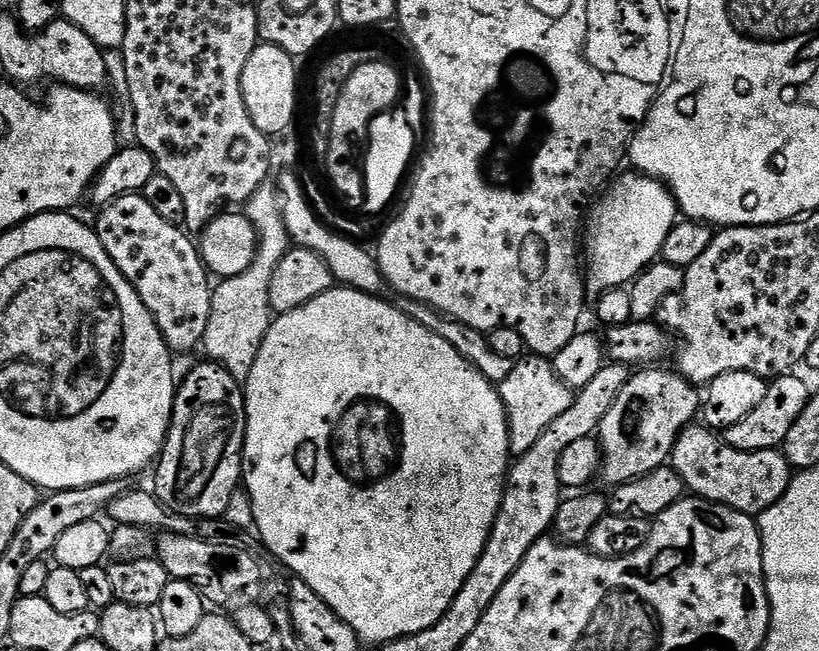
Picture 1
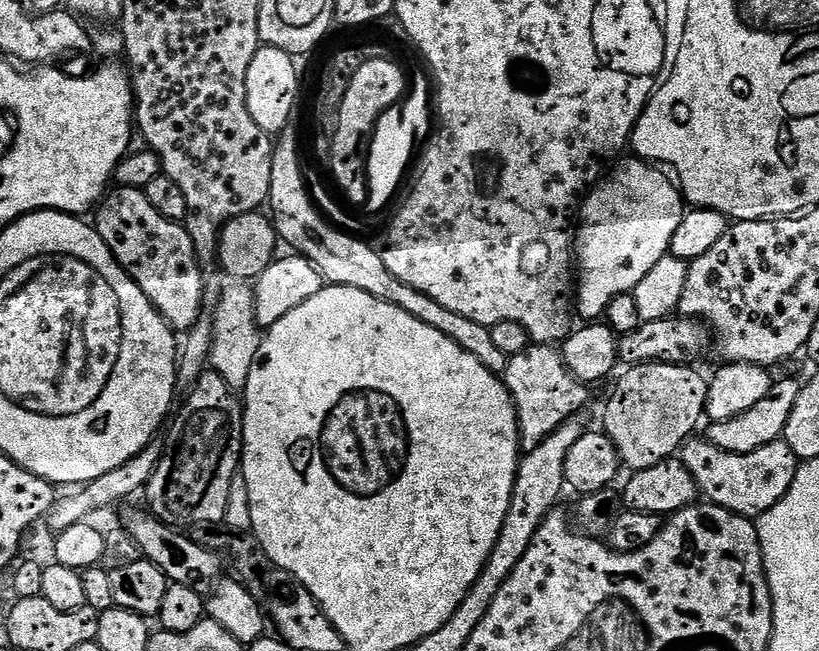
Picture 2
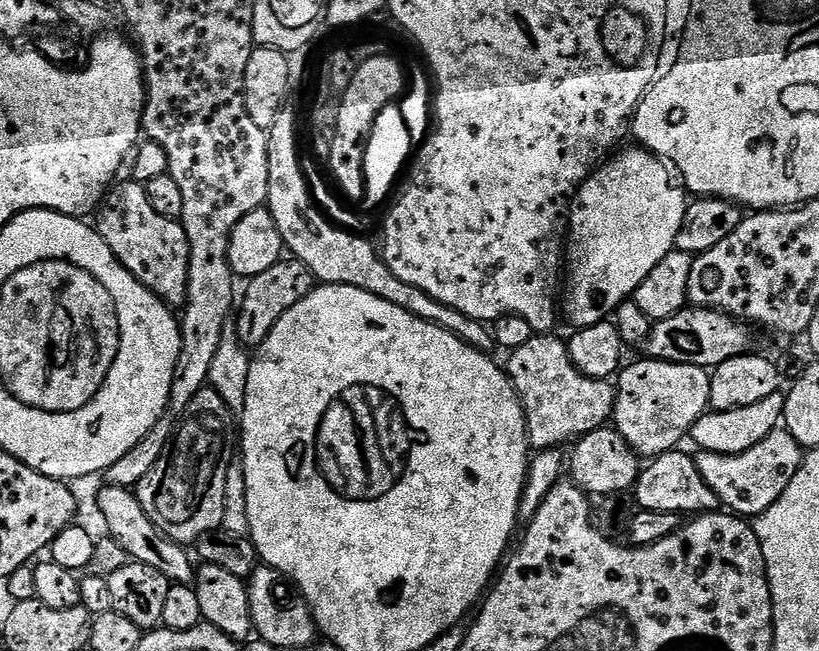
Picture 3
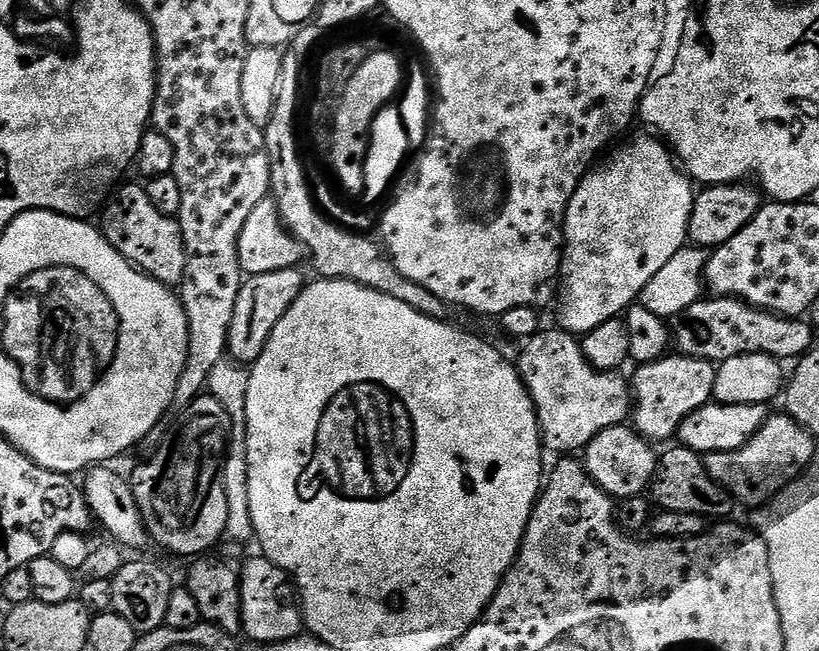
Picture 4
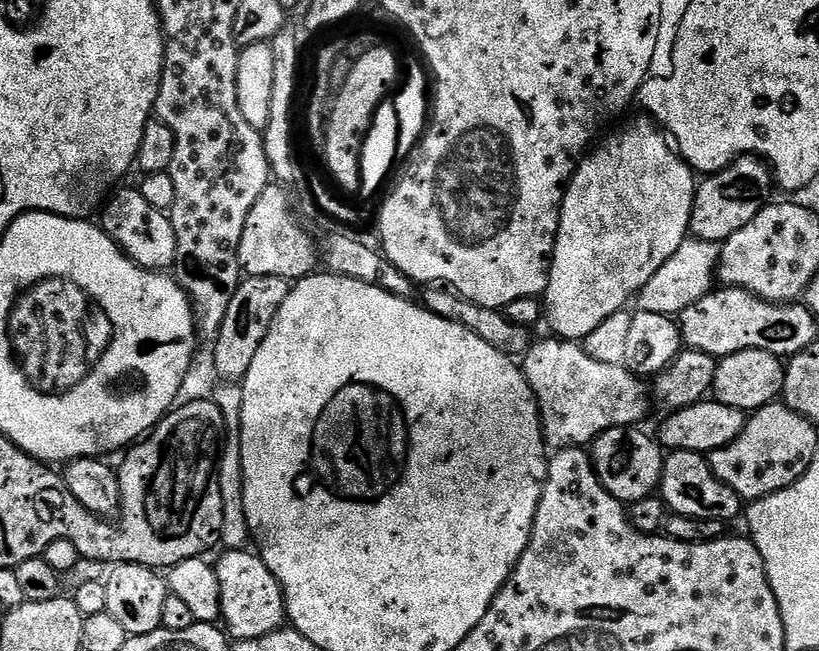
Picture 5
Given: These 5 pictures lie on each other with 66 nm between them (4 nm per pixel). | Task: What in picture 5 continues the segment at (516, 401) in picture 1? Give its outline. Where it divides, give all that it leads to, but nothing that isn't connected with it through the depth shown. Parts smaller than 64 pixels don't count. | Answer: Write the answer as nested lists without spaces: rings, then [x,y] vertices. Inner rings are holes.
[[[559,338],[551,339],[552,340],[540,340],[537,344],[535,341],[522,357],[524,377],[526,378],[526,382],[530,386],[532,393],[536,395],[536,405],[540,407],[540,428],[544,431],[544,442],[549,449],[559,450],[562,448],[571,448],[573,446],[588,446],[598,439],[598,437],[606,430],[610,430],[611,428],[631,428],[645,423],[643,420],[648,416],[650,388],[641,377],[635,376],[632,372],[629,372],[623,364],[607,364],[606,362],[598,362],[595,358],[590,358],[590,354],[586,354],[584,347],[575,340],[561,340]]]

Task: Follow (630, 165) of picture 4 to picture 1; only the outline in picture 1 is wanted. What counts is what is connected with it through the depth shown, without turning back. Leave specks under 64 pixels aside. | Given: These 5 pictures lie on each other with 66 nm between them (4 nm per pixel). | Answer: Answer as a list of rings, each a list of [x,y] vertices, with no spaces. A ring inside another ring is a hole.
[[[621,175],[587,213],[586,288],[589,293],[599,294],[611,288],[631,285],[660,256],[666,234],[670,234],[672,227],[678,223],[676,199],[667,187],[651,176],[631,175]]]

